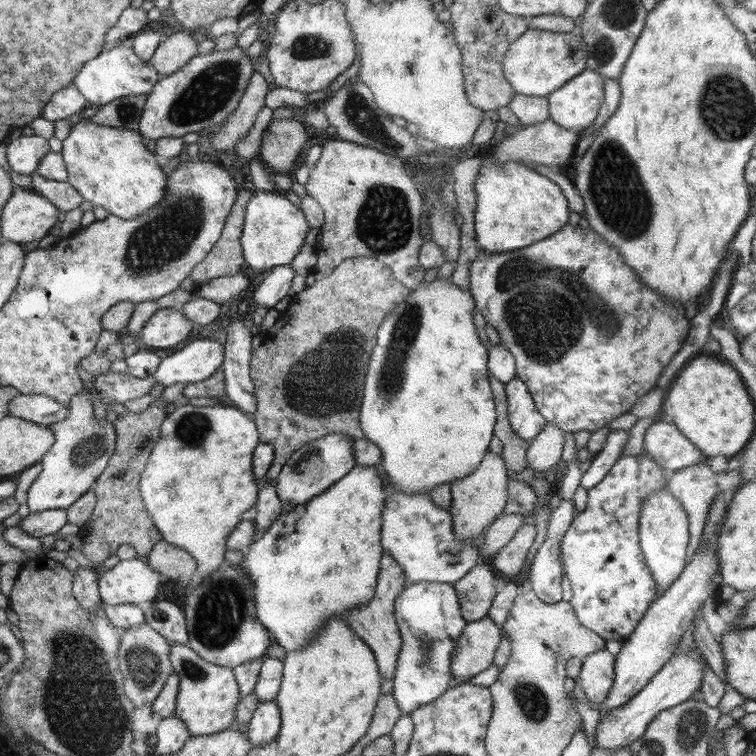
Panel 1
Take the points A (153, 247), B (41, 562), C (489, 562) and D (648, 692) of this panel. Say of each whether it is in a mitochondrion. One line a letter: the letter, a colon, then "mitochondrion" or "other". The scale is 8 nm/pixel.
A: mitochondrion
B: other
C: other
D: other

